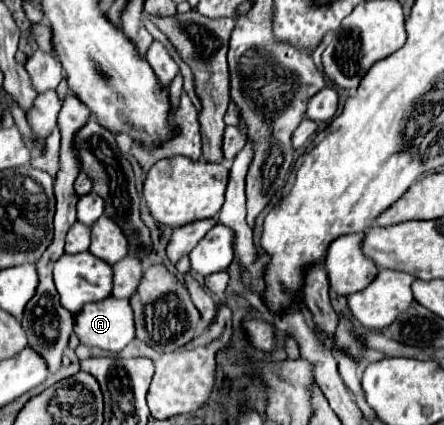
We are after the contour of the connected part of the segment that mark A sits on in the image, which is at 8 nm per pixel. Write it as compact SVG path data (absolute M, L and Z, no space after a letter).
M108 296L106 300L86 304L76 314L74 334L84 346L120 352L134 340L134 320L128 300Z

